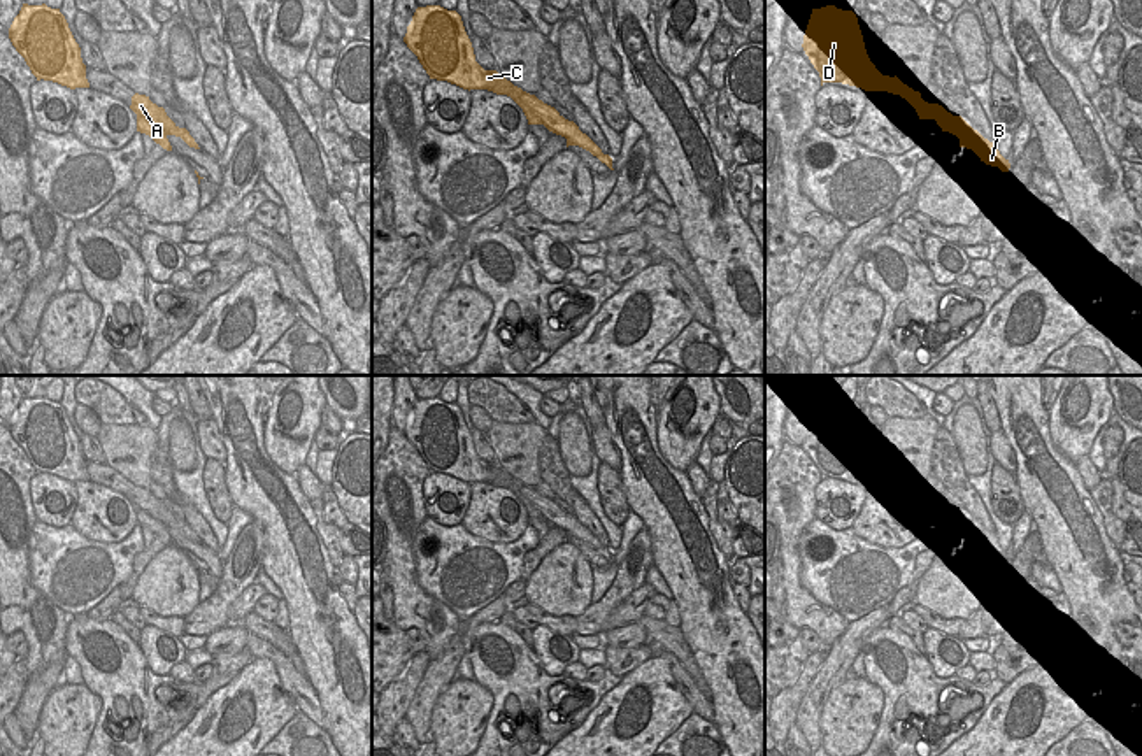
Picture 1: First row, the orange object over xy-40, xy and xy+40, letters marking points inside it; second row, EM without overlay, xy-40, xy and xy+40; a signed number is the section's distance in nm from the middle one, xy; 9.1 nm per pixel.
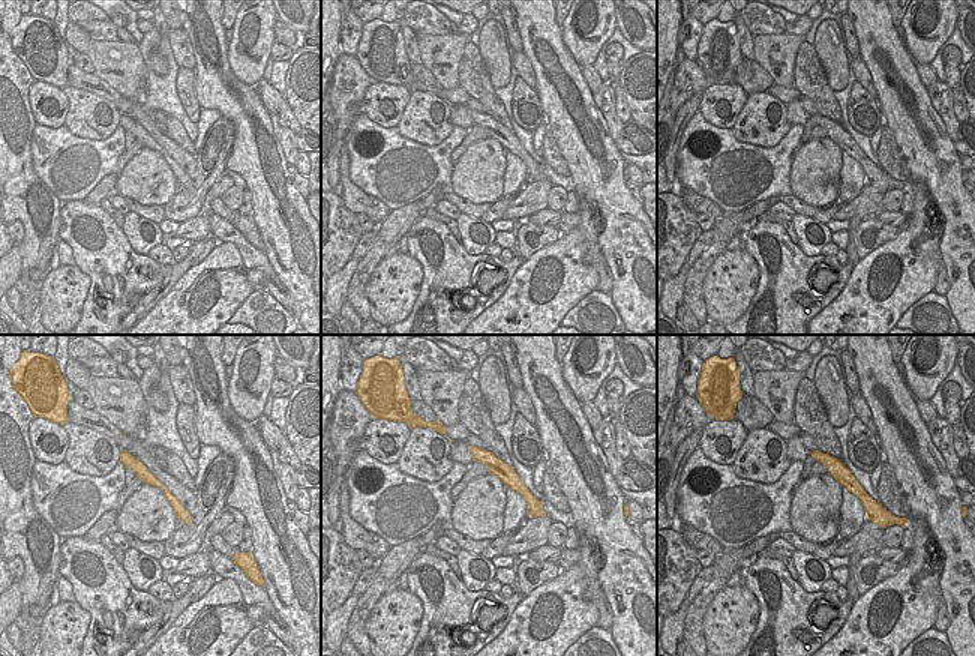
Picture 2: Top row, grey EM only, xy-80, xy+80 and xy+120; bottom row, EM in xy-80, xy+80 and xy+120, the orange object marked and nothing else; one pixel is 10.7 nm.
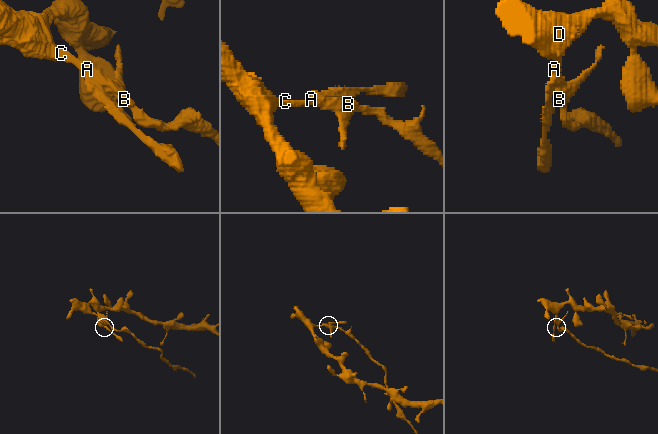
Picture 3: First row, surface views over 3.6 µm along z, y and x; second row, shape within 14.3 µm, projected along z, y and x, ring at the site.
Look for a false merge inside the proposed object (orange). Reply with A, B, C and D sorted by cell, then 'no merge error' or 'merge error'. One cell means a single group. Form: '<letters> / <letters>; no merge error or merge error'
A B / C D; merge error

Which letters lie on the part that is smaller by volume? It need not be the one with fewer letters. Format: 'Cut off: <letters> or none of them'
Cut off: A, B

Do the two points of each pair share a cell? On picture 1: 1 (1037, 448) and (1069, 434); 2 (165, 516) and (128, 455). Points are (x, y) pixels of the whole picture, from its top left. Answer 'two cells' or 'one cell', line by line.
1: two cells
2: two cells

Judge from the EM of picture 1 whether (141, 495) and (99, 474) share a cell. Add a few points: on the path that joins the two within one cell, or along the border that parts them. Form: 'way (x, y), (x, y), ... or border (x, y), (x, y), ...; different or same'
way (130, 492), (116, 481), (109, 481); same

